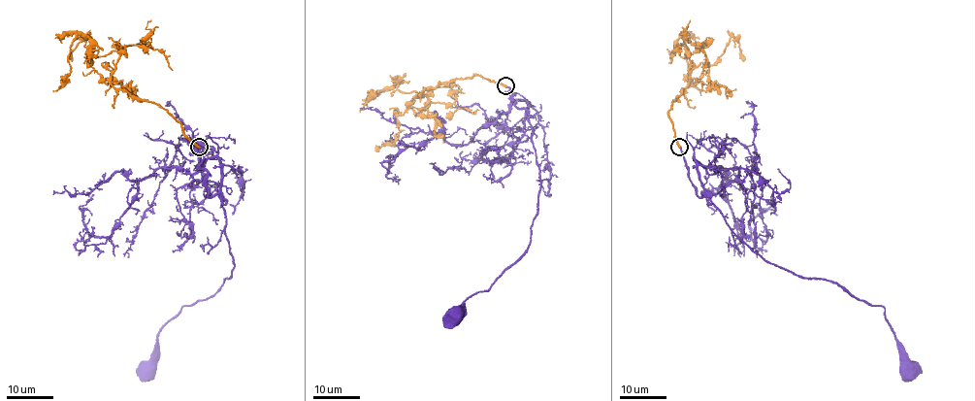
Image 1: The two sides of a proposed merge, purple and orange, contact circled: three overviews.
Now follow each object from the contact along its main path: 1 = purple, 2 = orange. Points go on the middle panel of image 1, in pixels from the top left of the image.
1: (506, 85), (516, 106), (527, 112), (539, 172), (540, 188), (530, 245), (488, 291), (478, 291), (452, 312)
2: (505, 85), (472, 75), (440, 82), (417, 95), (426, 96), (405, 92), (396, 83), (373, 95), (360, 113)

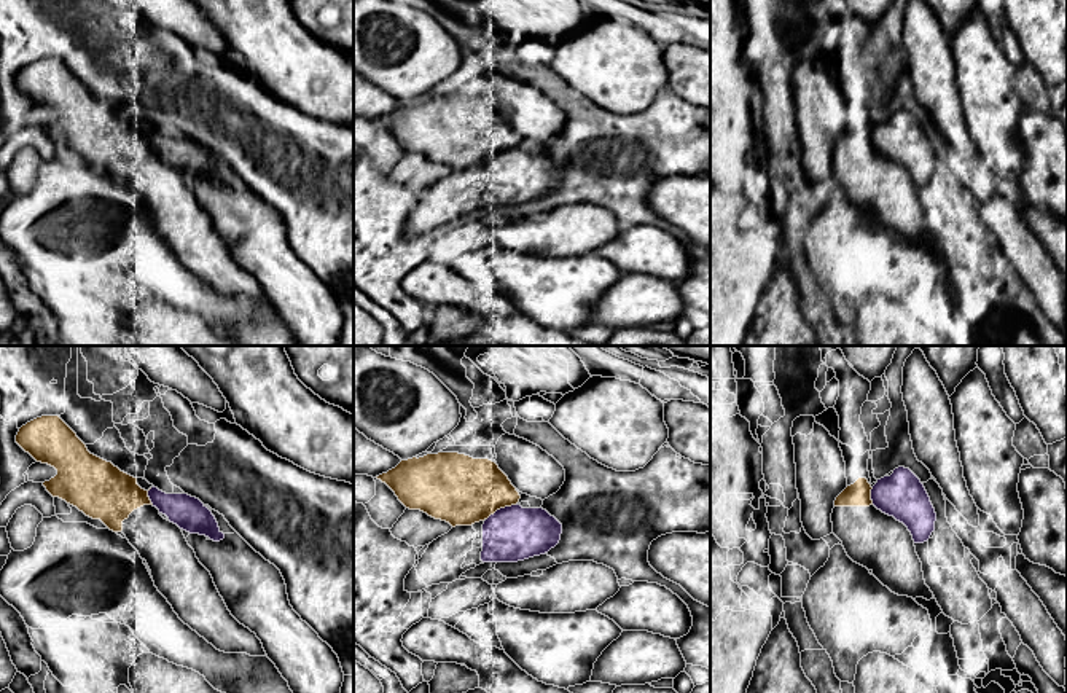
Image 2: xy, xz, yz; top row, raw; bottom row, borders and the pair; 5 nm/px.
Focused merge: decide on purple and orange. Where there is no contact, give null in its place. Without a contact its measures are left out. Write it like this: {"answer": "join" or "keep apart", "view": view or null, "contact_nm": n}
{"answer": "keep apart", "view": "xz", "contact_nm": 180}

